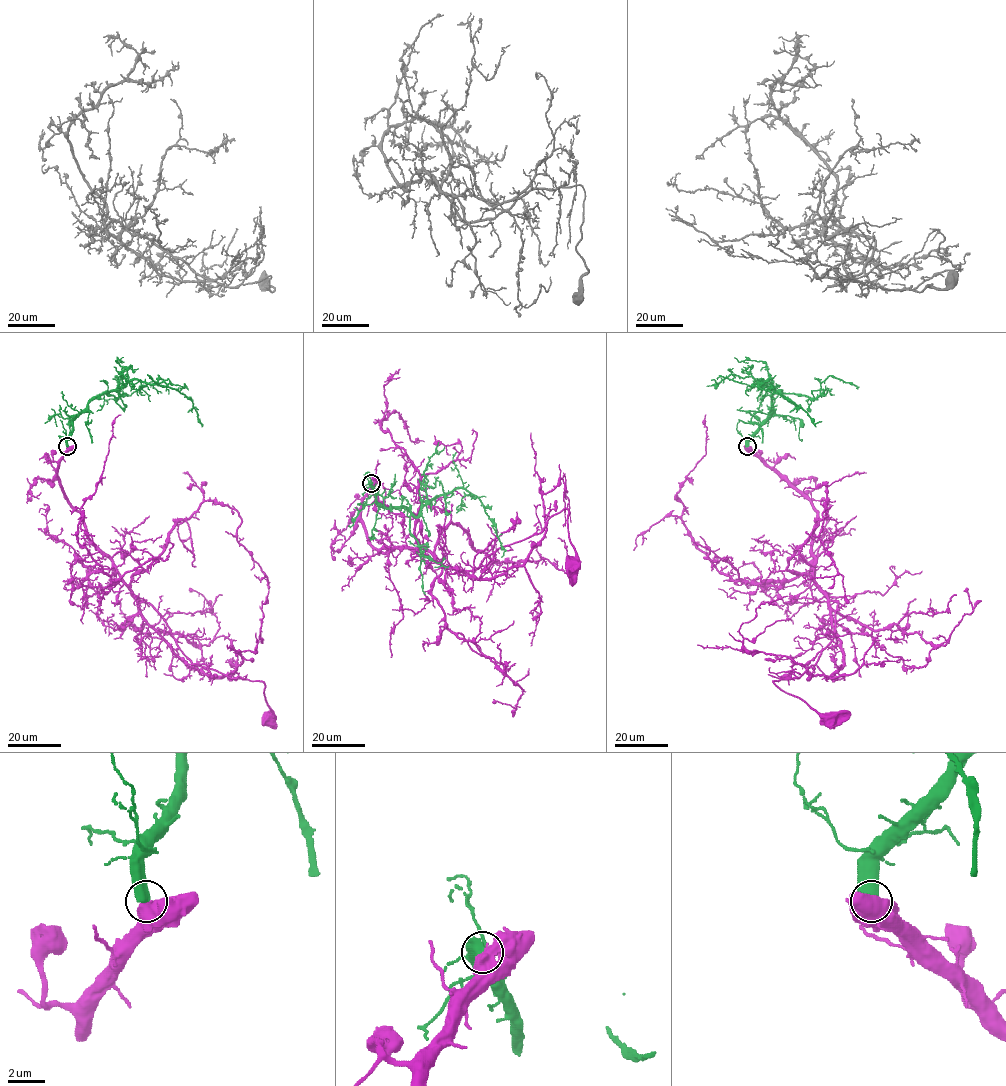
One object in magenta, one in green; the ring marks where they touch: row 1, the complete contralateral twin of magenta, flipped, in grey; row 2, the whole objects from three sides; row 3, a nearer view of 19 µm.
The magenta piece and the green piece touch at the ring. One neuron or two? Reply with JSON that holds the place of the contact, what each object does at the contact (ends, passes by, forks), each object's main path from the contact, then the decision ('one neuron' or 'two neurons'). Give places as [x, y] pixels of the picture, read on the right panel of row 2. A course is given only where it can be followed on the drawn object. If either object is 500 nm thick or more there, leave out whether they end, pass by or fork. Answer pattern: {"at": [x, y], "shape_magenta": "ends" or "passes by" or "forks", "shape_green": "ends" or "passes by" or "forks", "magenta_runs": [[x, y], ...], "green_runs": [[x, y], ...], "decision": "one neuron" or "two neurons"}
{"at": [747, 446], "magenta_runs": [[747, 446], [817, 512], [813, 581], [837, 602], [835, 632], [817, 662], [799, 678], [773, 682], [829, 717]], "green_runs": [[747, 446], [781, 390], [761, 379], [752, 384], [801, 407], [814, 423], [821, 421]], "decision": "two neurons"}

